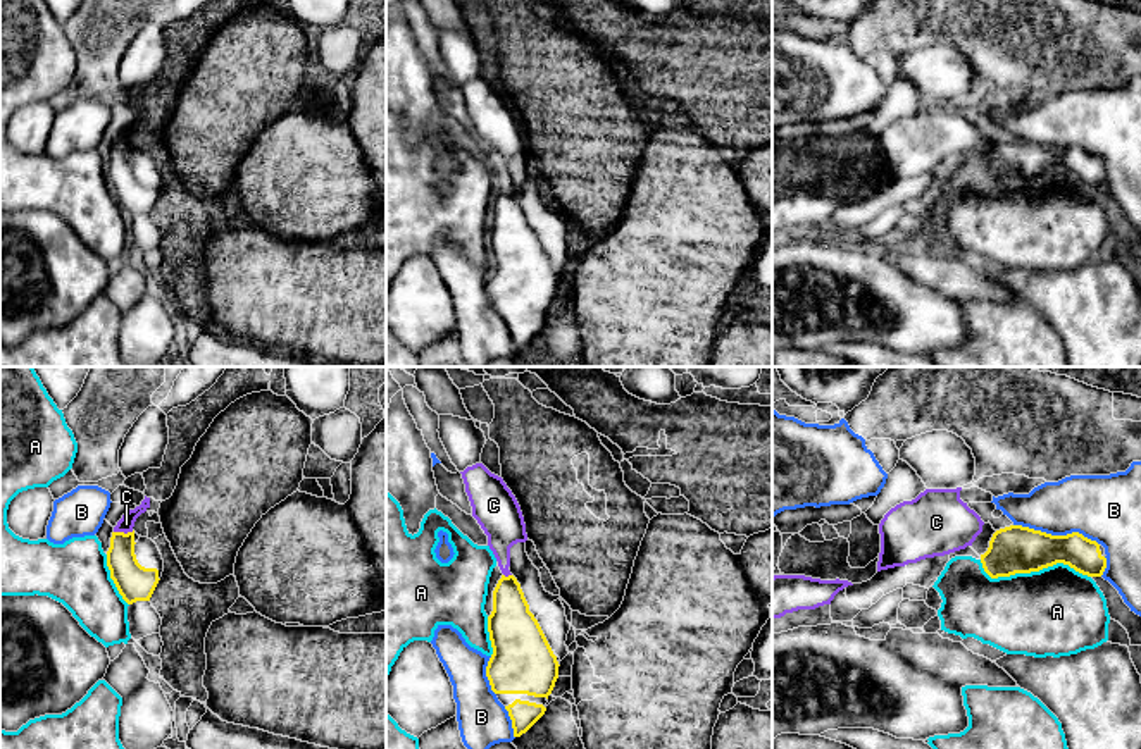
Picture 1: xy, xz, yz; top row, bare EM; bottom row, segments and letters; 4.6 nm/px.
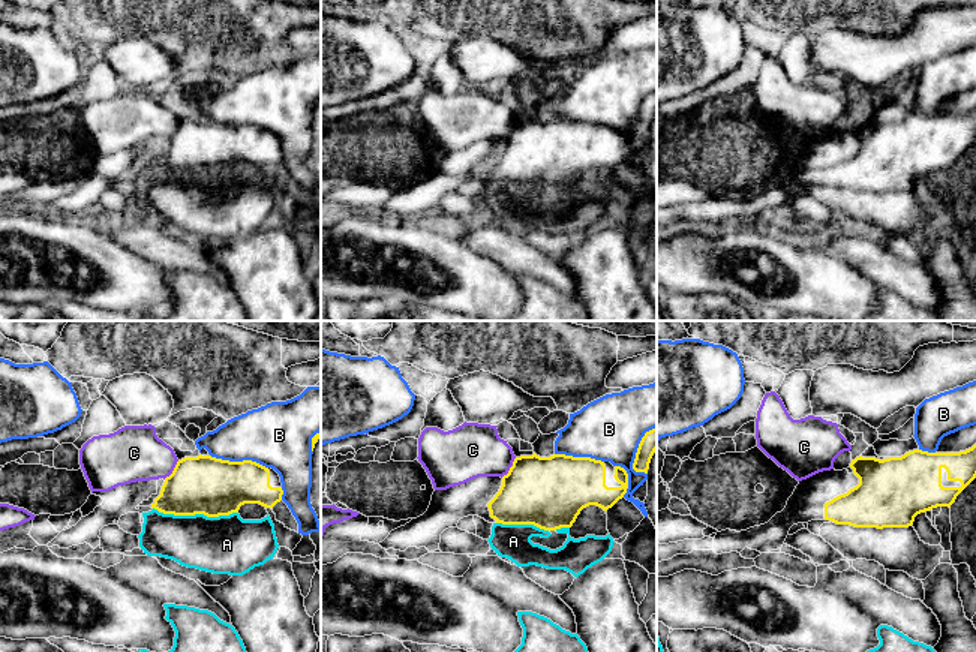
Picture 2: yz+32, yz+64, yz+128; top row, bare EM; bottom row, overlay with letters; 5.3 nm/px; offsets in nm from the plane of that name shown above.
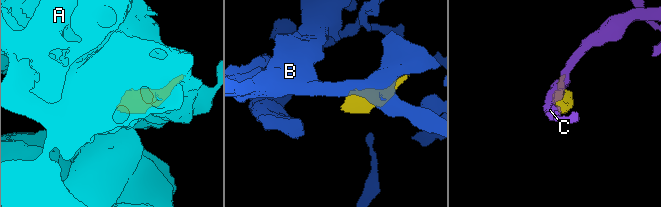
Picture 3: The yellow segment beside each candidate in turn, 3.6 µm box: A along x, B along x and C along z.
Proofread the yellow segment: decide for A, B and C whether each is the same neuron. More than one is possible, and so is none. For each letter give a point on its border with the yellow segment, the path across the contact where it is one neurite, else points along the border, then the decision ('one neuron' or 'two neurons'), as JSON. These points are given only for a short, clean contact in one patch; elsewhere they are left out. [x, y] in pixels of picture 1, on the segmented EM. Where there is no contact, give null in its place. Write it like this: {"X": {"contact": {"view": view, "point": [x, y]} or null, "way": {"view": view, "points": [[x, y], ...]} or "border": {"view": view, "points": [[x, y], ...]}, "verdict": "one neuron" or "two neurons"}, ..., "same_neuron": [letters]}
{"A": {"contact": {"view": "yz", "point": [1033, 570]}, "verdict": "two neurons"}, "B": {"contact": {"view": "yz", "point": [1057, 536]}, "verdict": "two neurons"}, "C": {"contact": {"view": "xy", "point": [123, 532]}, "border": {"view": "xy", "points": [[133, 531], [114, 532]]}, "verdict": "two neurons"}, "same_neuron": []}

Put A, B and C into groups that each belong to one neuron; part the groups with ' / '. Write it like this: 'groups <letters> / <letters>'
groups A / B / C

